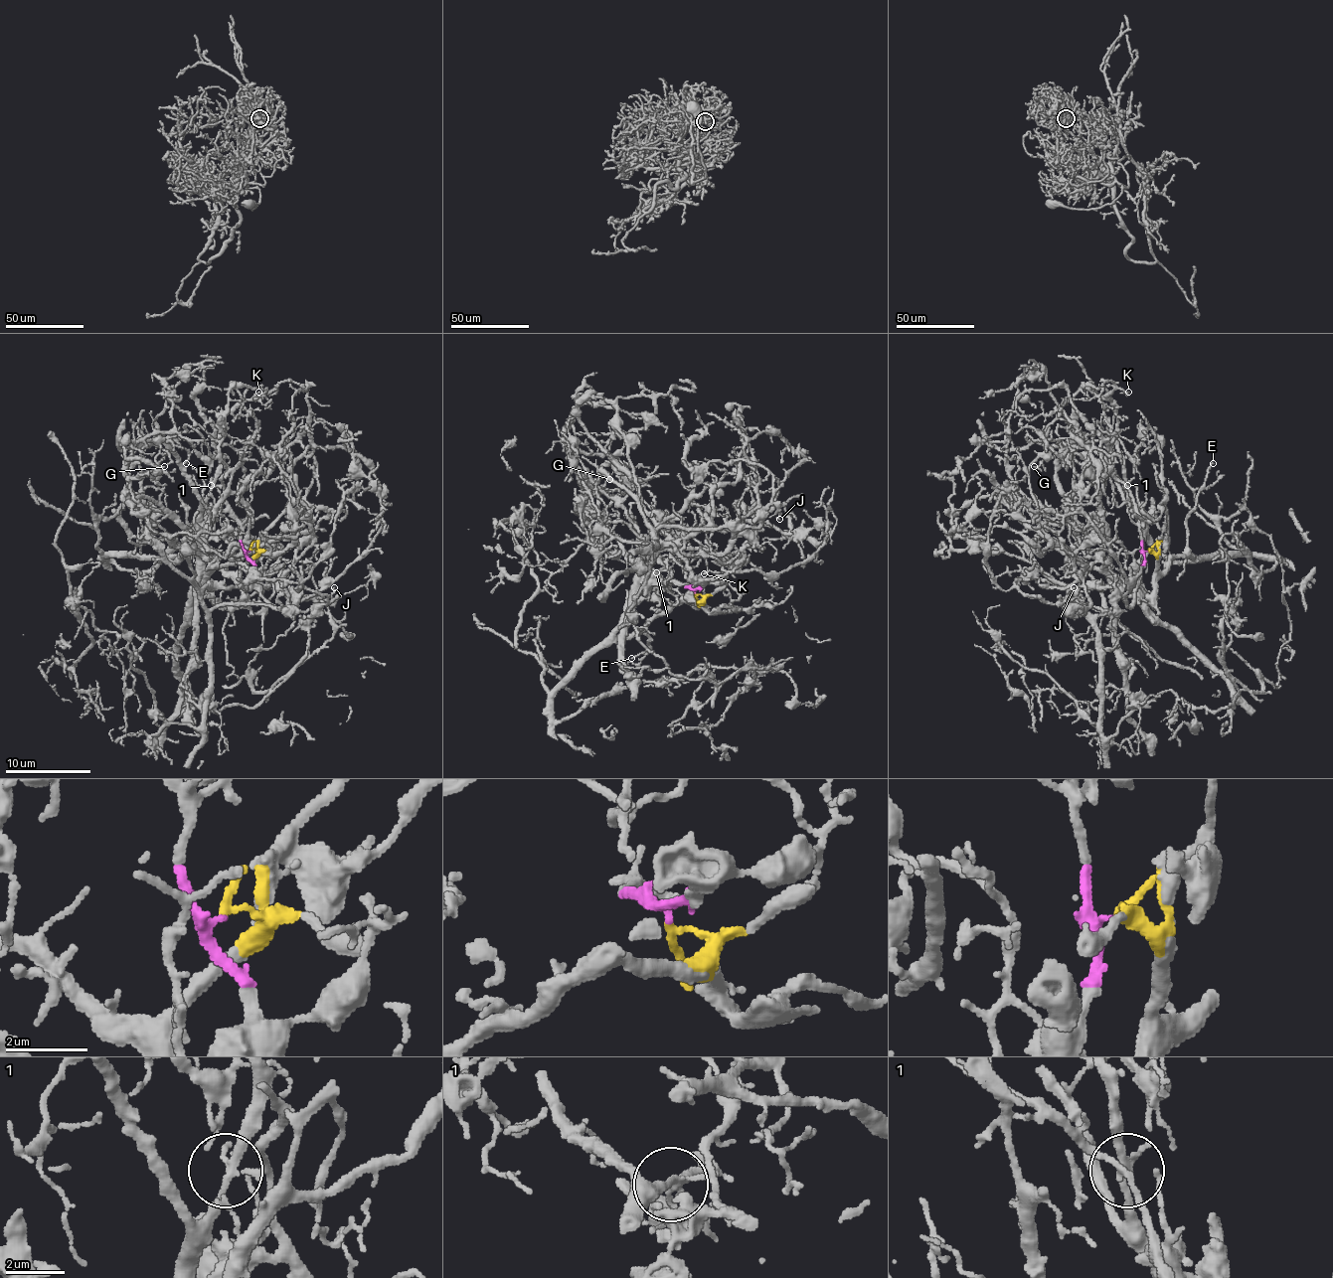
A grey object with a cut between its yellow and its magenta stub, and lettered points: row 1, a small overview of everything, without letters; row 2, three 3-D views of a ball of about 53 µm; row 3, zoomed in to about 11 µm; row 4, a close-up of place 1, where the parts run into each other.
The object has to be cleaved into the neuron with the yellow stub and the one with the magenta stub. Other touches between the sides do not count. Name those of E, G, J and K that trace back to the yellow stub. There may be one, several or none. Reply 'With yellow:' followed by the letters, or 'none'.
With yellow: E, K

